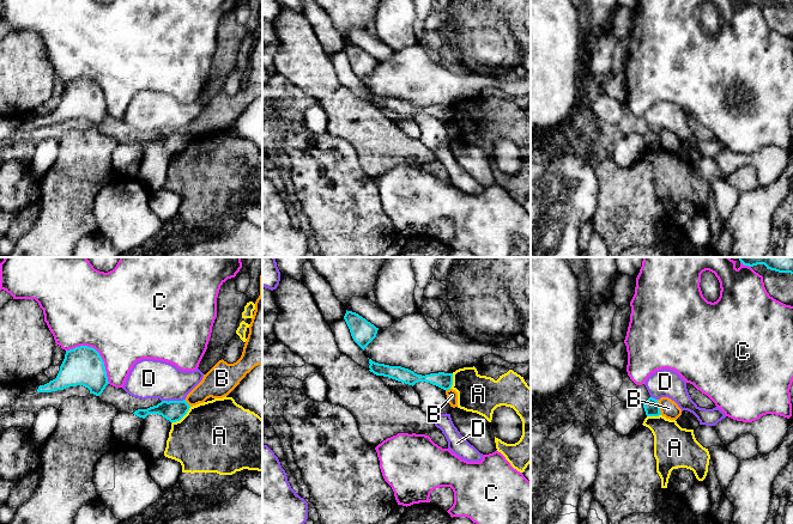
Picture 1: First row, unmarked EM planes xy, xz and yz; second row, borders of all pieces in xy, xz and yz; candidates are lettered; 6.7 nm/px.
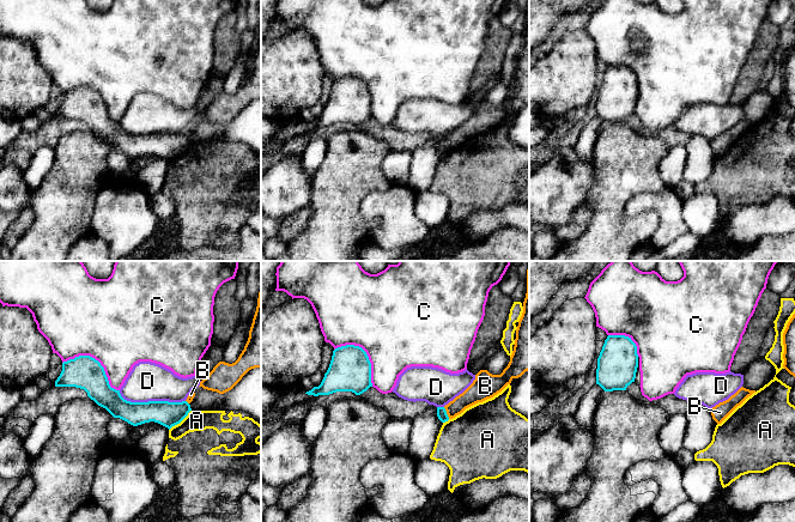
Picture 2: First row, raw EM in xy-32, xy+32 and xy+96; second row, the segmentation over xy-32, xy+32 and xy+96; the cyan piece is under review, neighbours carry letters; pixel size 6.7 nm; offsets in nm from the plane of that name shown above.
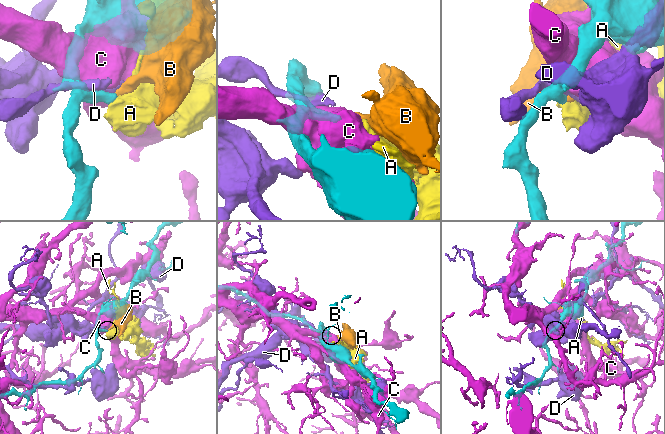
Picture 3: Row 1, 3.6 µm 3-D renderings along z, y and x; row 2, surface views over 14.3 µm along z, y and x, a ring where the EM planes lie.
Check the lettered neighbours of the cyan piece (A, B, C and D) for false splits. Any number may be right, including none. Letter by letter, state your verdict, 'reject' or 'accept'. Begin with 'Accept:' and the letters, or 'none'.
Accept: none
A: reject
B: reject
C: reject
D: reject

